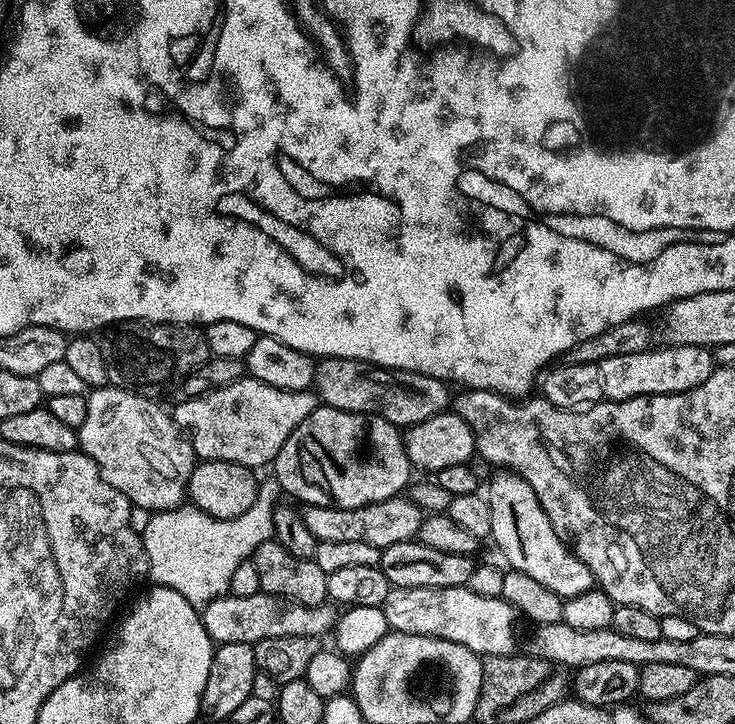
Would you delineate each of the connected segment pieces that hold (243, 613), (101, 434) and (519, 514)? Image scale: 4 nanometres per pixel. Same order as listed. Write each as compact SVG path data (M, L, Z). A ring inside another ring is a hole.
M259 592L258 594L250 594L250 598L238 598L231 594L225 594L218 597L216 600L210 601L209 604L203 605L202 608L202 619L206 630L208 631L208 637L213 640L217 645L221 644L250 644L255 646L262 638L286 638L287 636L314 636L317 638L323 637L323 632L326 634L333 631L333 625L336 623L338 612L335 607L332 606L321 606L319 608L311 608L310 606L302 606L301 604L293 604L289 601L284 600L281 596L267 596L265 592Z
M93 388L87 393L88 405L86 406L86 422L82 422L82 426L78 430L78 448L93 460L98 466L98 470L102 474L102 478L106 482L110 482L110 486L114 486L114 490L118 490L122 494L126 494L126 498L137 509L145 508L145 513L165 512L171 508L181 507L186 500L186 491L188 489L188 479L192 473L192 469L196 467L198 461L196 453L192 451L191 444L188 443L185 433L176 427L176 421L172 419L167 411L163 412L159 408L155 399L147 396L140 396L136 392L128 392L125 388Z
M504 470L494 475L492 480L486 484L486 495L490 506L492 526L490 540L491 543L494 542L500 547L501 554L508 559L507 567L511 571L527 574L529 578L537 580L541 586L546 586L546 590L554 590L554 594L562 598L586 594L594 588L594 577L590 566L586 566L586 562L582 562L554 530L550 518L546 518L546 510L542 510L538 502L538 494L534 494L534 486L527 484L515 472Z

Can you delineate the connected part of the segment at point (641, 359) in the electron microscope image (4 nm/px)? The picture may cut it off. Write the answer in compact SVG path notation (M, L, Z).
M656 346L638 354L618 354L618 358L606 358L600 363L604 399L629 400L694 390L694 386L702 386L717 367L713 349L708 346Z

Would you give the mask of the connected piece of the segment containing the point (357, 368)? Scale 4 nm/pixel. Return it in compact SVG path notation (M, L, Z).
M323 357L316 365L314 388L319 399L329 408L382 415L399 428L409 428L434 417L452 402L451 387L445 381L417 372L379 368L352 359Z

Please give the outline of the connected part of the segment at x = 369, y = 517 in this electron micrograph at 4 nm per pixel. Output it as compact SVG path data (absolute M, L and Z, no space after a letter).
M404 494L357 508L309 504L303 509L303 513L306 526L310 526L310 534L314 534L317 542L370 542L370 546L381 550L398 542L417 539L426 517L426 512Z

